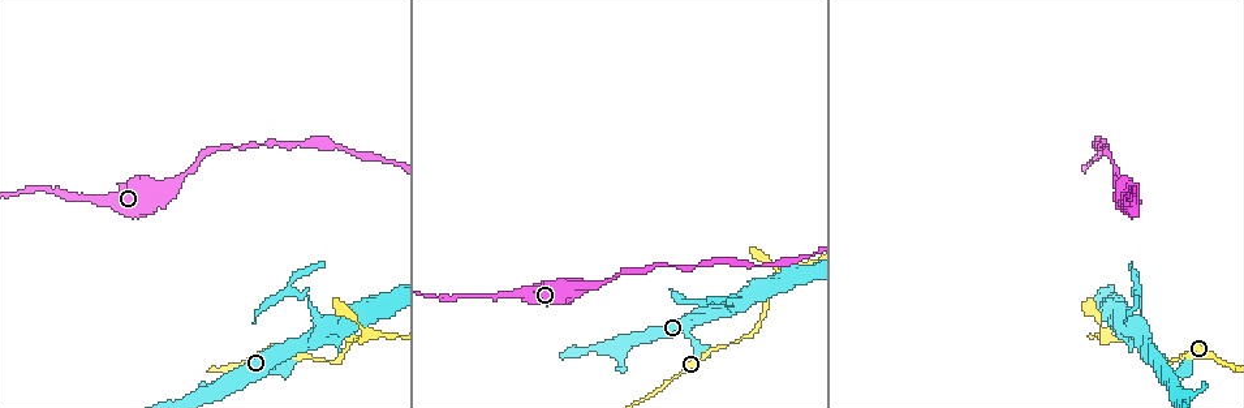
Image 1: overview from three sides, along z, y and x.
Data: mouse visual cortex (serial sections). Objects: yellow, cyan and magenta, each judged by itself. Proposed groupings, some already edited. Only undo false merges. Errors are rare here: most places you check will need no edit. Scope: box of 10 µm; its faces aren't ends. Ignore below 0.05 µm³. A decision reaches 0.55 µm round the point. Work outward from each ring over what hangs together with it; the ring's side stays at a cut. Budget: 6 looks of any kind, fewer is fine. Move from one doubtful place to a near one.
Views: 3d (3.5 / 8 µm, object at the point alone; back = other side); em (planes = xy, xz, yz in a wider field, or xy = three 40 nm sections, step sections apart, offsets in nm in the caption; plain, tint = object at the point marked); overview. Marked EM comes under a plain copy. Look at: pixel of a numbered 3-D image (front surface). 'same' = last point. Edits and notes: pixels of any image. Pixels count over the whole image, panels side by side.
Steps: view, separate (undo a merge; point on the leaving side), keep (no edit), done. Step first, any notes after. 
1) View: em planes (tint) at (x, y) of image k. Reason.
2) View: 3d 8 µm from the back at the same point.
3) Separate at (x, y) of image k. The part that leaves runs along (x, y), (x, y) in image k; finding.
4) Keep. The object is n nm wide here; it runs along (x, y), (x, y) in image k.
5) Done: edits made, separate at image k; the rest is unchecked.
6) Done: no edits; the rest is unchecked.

View: 3d 3.5 µm at (86, 197) of image 1. Sudden change in width.

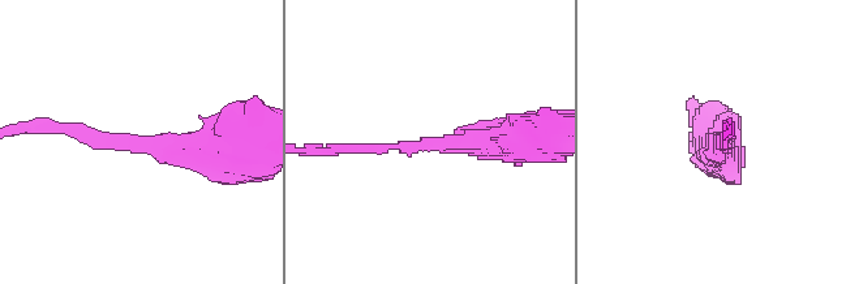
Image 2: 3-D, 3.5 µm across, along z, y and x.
View: em xy step 2 (tint) at (427, 147) of image 2. The arms are 150, 400 nm wide; now the EM.

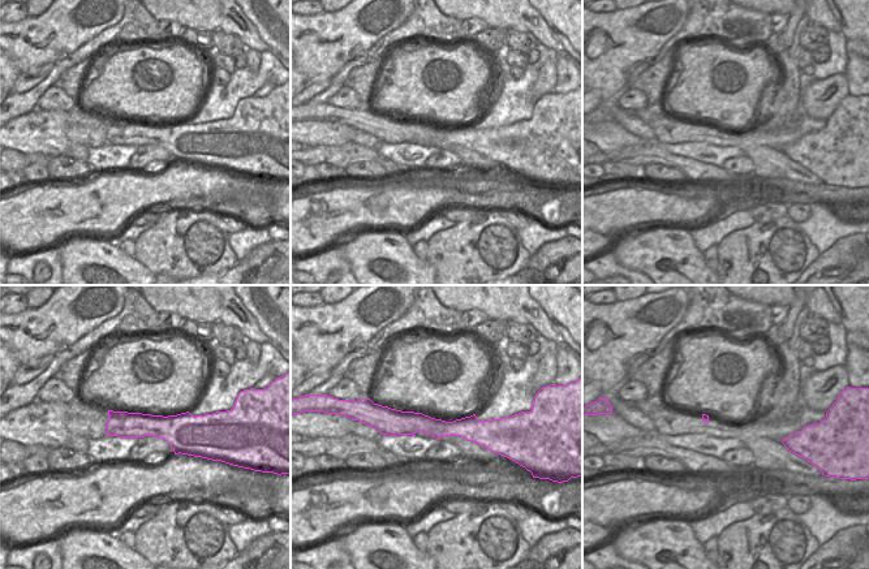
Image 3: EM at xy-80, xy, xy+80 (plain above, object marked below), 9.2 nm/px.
Keep. It runs along (381, 423), (472, 429), (493, 439) in image 3; one cell here.

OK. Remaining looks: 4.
View: 3d 3.5 µm at (297, 290) of image 1. Abrupt turn.

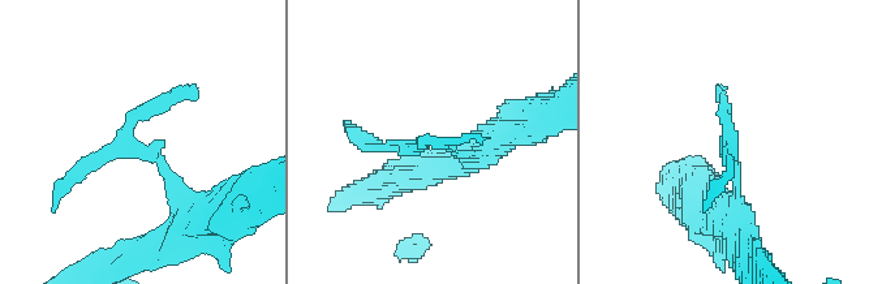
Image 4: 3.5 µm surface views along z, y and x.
View: em xy step 1 (tint) at (142, 148) of image 4. Now the EM.

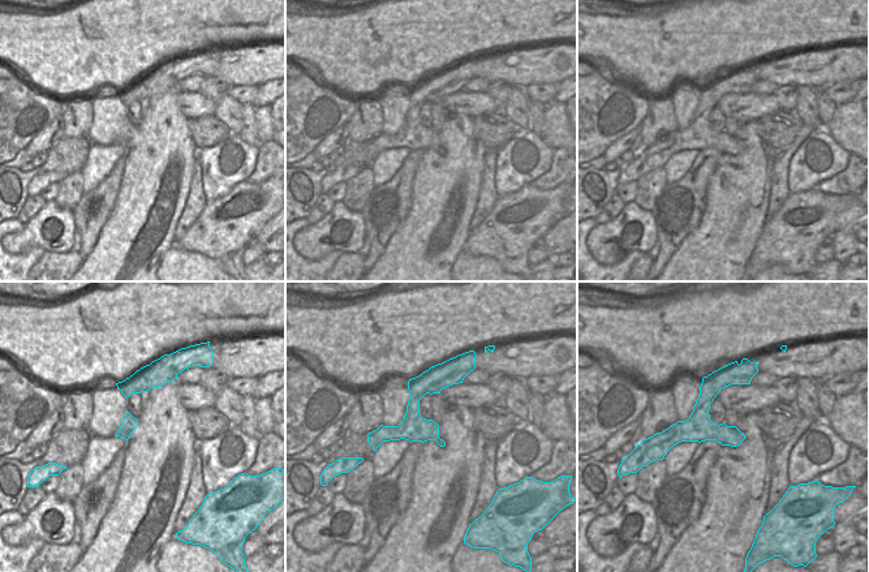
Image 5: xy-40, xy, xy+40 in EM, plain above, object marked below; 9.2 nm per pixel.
Separate at (120, 140) of image 4. The part that leaves runs along (160, 163), (112, 151), (60, 192) in image 4; a second cell is stuck on.

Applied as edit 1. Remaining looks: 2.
Done: edits made, separate at image 4; the rest is unchecked.

